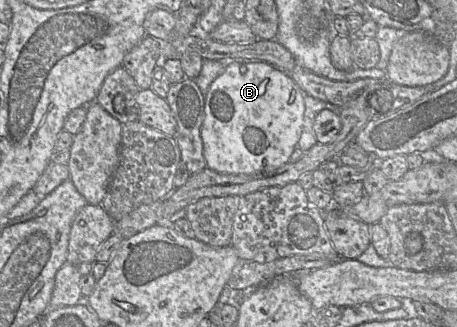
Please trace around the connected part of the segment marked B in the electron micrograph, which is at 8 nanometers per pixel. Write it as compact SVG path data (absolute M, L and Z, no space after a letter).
M227 62L224 72L211 83L205 95L201 138L207 167L219 173L253 175L275 171L289 162L303 130L304 97L304 92L287 72L269 63Z

